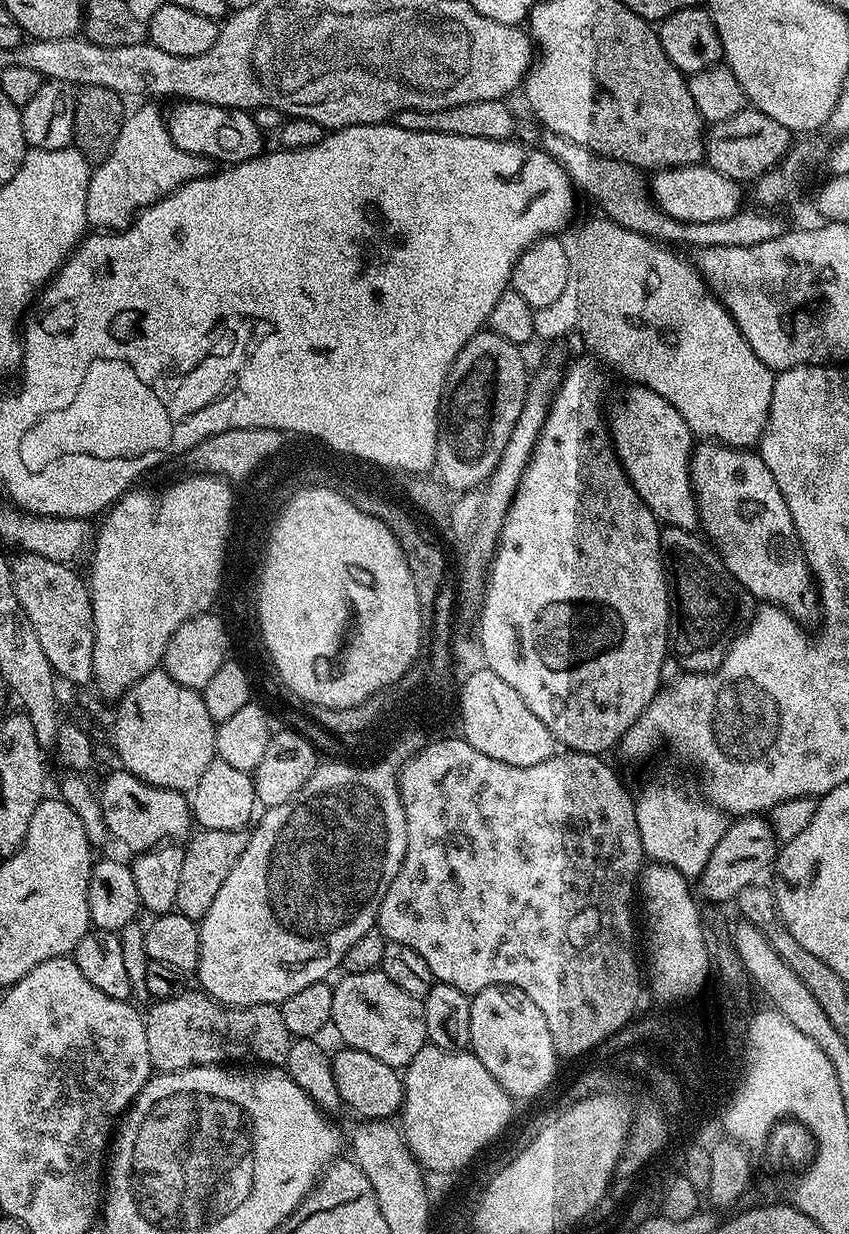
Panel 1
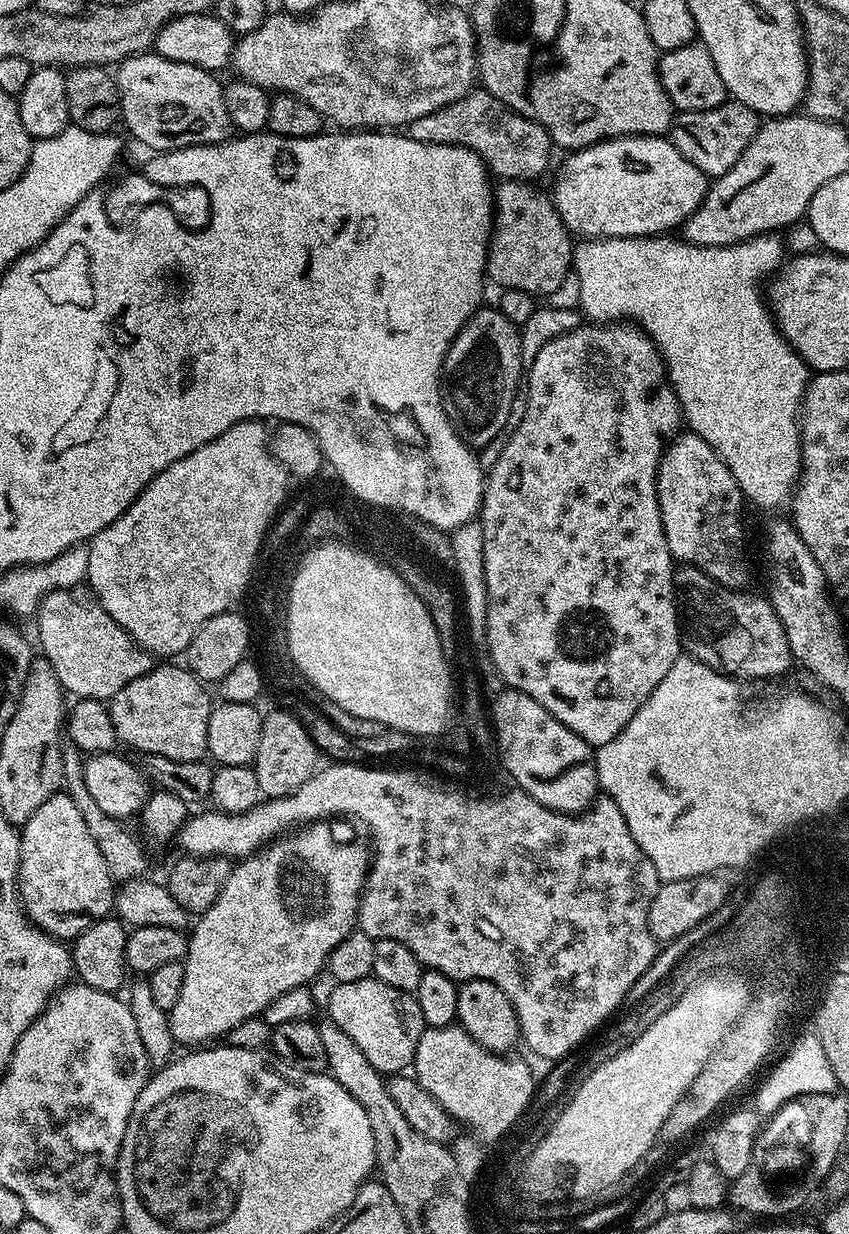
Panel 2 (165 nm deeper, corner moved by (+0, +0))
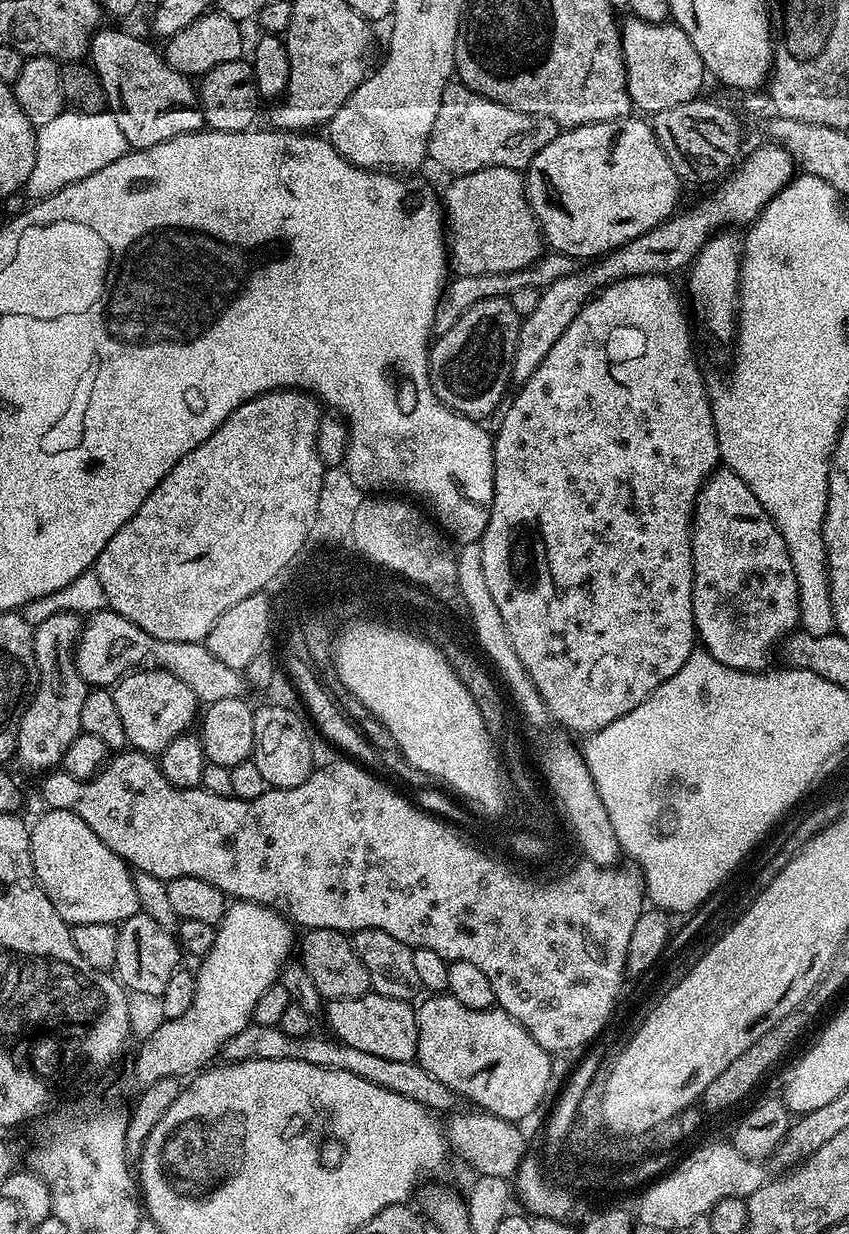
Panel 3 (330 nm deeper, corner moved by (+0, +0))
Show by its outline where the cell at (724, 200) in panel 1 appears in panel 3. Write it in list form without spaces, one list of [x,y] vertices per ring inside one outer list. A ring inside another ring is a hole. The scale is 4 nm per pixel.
[[[635,115],[621,116],[618,120],[610,122],[598,122],[597,124],[587,124],[577,128],[569,128],[561,131],[560,135],[550,142],[550,146],[542,146],[538,154],[529,162],[526,169],[526,191],[528,194],[528,205],[532,208],[536,220],[540,224],[541,233],[546,241],[547,247],[553,252],[561,252],[573,258],[580,256],[592,256],[588,258],[600,258],[612,251],[620,248],[623,244],[628,244],[634,238],[646,234],[654,226],[661,224],[663,220],[669,219],[677,211],[676,203],[680,200],[680,187],[682,181],[674,166],[666,158],[662,146],[656,141],[656,134],[652,131],[652,125],[647,119],[636,120]]]

